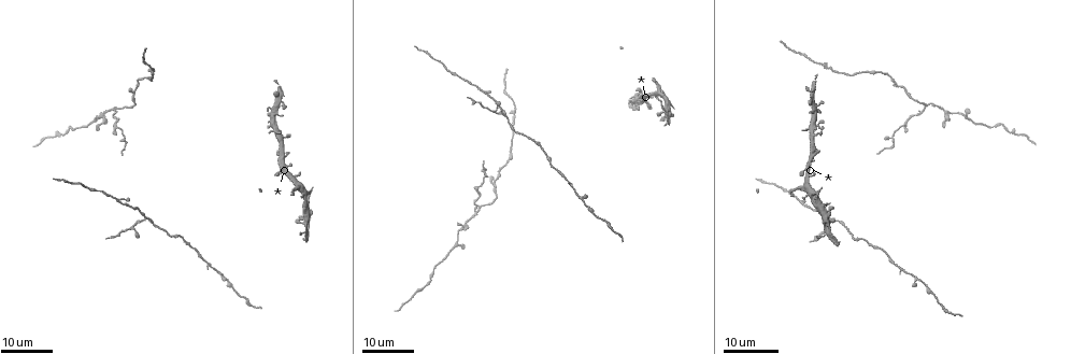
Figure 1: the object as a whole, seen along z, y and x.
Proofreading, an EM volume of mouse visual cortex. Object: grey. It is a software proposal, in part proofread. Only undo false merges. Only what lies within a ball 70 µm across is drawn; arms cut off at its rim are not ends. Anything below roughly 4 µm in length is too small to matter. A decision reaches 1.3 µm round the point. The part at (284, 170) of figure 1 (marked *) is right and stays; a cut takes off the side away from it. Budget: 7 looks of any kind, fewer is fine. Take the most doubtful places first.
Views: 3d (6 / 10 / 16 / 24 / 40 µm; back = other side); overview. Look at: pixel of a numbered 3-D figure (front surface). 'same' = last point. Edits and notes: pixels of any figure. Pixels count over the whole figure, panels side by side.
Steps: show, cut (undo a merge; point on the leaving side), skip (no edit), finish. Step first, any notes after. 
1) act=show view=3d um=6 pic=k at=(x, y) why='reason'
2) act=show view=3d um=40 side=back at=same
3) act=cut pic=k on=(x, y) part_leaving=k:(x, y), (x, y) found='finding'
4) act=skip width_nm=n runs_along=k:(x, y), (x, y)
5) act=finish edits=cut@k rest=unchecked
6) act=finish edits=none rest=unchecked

act=show view=3d um=16 pic=1 at=(515, 111) why='a fork'

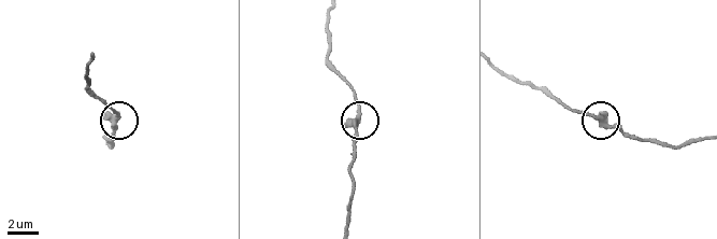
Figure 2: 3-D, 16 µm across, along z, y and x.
act=show view=3d um=10 pic=2 at=(359, 115)

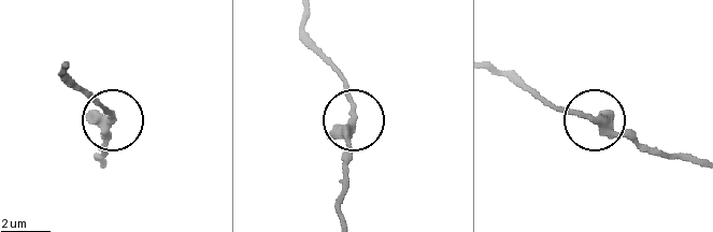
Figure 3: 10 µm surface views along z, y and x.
act=show view=3d um=10 side=back pic=3 at=(596, 119)

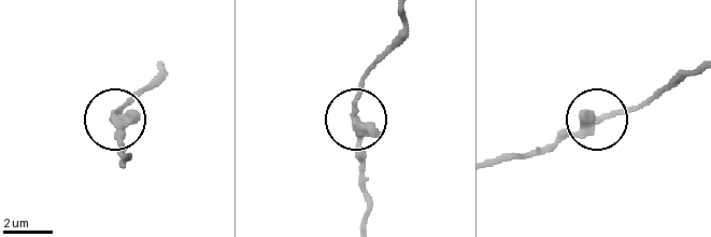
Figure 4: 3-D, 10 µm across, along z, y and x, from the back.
act=skip arms=3 found='one neuron here'

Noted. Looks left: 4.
act=show view=3d um=16 pic=1 at=(508, 115) why='three-way junction'

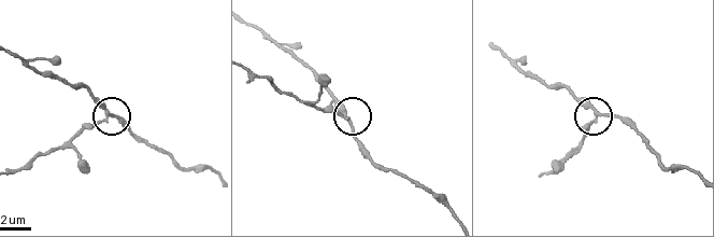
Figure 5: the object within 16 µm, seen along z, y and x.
act=show view=3d um=10 pic=5 at=(107, 116)

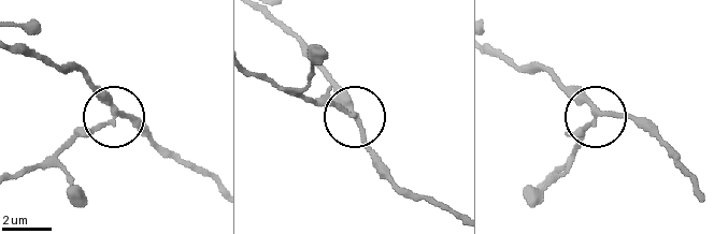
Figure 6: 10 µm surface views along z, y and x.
act=cut pic=6 on=(81, 132) arms=3 part_leaving=6:(108, 121), (79, 130), (42, 161), (11, 175) found='a second neuron is stuck on'

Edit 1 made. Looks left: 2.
act=finish edits=cut@6 rest=unchecked

